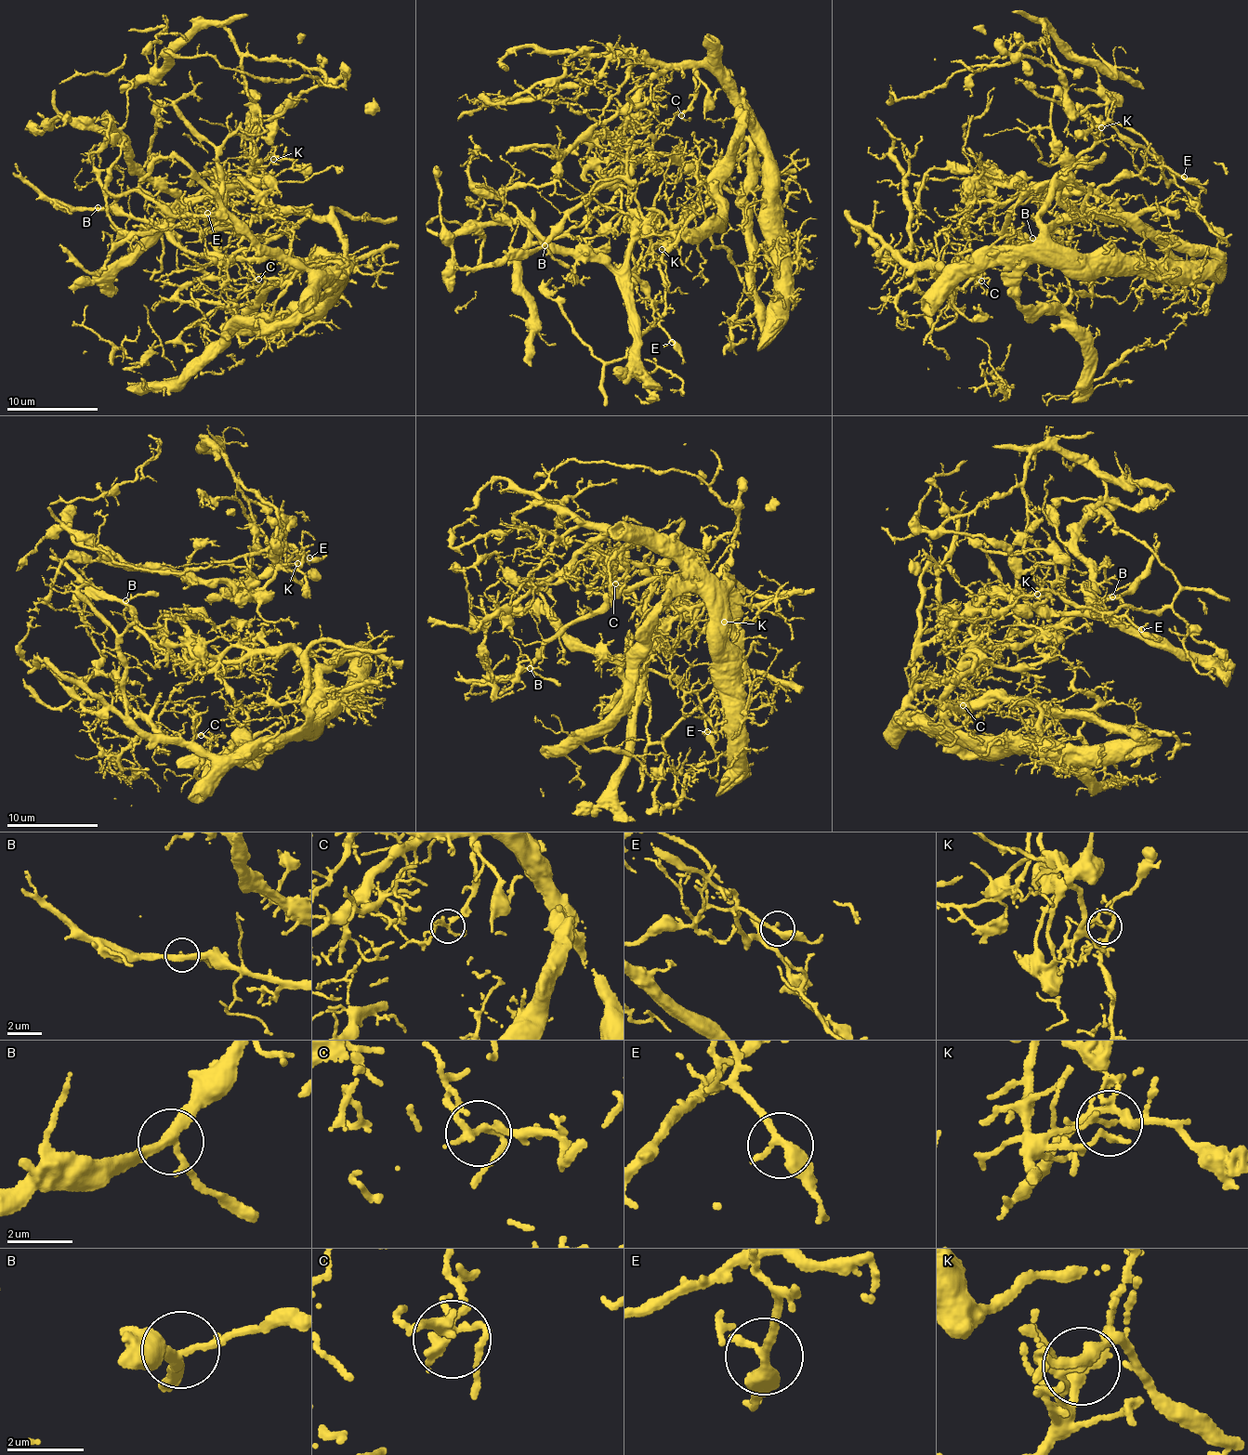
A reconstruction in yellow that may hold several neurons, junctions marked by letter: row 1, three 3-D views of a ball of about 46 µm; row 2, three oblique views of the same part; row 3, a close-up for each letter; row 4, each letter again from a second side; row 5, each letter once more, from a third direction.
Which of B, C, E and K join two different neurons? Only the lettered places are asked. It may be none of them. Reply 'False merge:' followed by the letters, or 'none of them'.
False merge: K

